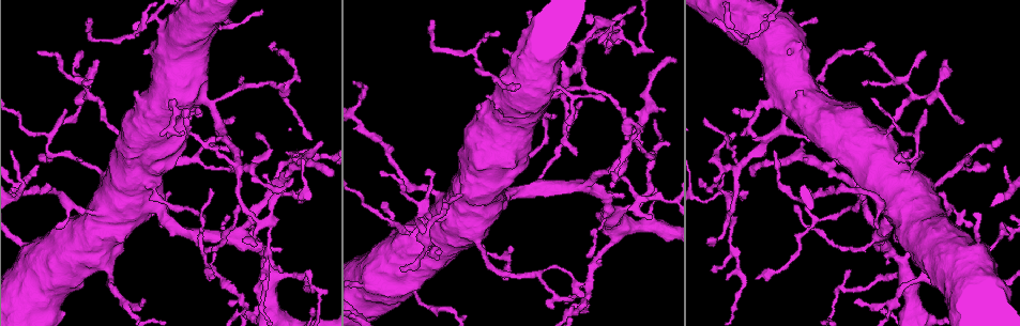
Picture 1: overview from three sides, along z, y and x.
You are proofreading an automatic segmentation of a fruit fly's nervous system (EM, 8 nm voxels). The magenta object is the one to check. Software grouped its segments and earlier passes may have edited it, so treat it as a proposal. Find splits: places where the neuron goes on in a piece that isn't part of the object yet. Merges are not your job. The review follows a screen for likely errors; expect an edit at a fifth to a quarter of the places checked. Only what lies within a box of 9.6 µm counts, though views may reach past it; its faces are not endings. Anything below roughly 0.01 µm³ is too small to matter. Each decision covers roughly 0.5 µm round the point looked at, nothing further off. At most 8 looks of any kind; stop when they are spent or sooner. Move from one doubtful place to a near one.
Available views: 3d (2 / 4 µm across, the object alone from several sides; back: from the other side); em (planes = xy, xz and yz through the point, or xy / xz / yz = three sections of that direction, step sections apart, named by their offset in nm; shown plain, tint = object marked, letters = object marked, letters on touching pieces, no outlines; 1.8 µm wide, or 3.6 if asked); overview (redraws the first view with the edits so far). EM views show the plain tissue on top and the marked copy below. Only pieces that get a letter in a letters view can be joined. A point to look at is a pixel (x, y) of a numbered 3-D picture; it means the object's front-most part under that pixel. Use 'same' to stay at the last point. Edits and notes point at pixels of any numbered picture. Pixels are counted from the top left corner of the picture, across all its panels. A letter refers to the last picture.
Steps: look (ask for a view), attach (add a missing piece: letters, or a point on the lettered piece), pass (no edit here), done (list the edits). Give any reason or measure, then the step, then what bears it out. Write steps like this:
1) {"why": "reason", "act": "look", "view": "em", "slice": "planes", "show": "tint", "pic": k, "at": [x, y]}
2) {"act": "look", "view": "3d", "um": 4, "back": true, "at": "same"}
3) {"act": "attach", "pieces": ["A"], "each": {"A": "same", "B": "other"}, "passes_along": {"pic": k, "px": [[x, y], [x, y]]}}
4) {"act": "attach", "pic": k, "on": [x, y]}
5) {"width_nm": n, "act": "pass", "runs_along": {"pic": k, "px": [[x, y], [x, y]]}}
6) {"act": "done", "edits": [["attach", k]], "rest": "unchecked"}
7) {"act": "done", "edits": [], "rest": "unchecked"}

{"act": "look", "view": "3d", "um": 4, "pic": 1, "at": [706, 238]}

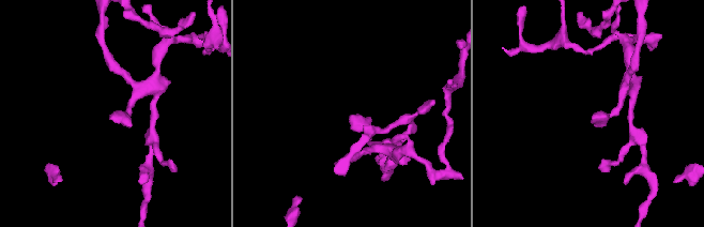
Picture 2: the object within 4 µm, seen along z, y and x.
{"why": "shape alone is not enough", "act": "look", "view": "em", "slice": "planes", "show": "letters", "pic": 2, "at": [112, 116]}

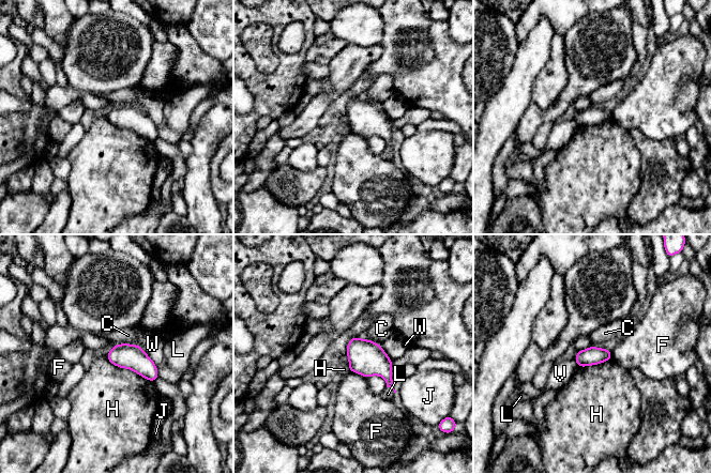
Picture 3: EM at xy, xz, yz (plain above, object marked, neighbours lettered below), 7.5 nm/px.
{"act": "pass", "each": {"C": "other", "F": "other", "H": "other", "J": "other", "L": "other", "V": "other", "W": "other"}, "found": "no lettered piece goes on from it"}

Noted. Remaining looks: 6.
{"why": "free end", "act": "look", "view": "3d", "um": 4, "pic": 1, "at": [433, 19]}

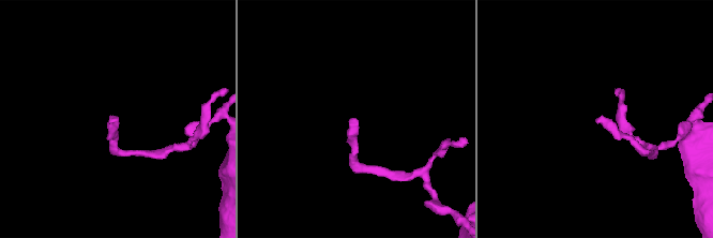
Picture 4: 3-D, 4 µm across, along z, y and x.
{"why": "now the EM", "act": "look", "view": "em", "slice": "xz", "step": 4, "show": "letters", "pic": 4, "at": [115, 120]}

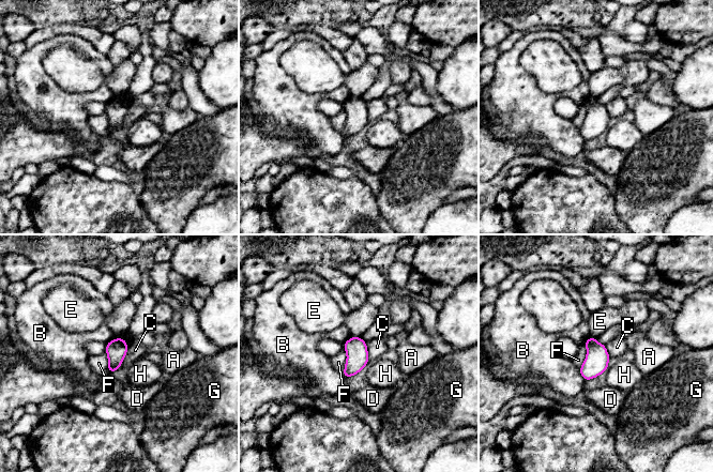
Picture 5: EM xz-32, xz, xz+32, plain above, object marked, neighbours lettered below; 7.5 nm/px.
{"why": "cut it another way", "act": "look", "view": "em", "slice": "planes", "show": "letters", "at": "same"}

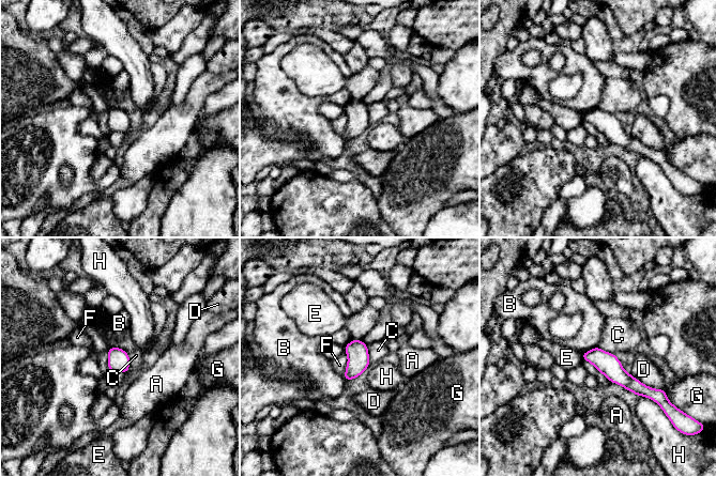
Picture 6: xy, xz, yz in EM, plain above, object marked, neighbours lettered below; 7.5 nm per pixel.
{"act": "pass", "each": {"A": "other", "B": "other", "C": "other", "D": "other", "E": "other", "F": "other", "G": "other", "H": "other"}, "border": {"pic": 6, "px": [[109, 348], [127, 354], [125, 373]]}, "found": "no lettered piece goes on from it"}

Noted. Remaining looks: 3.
{"why": "thin end", "act": "look", "view": "3d", "um": 2, "pic": 1, "at": [582, 295]}

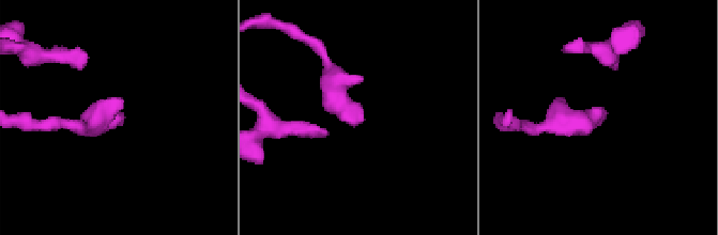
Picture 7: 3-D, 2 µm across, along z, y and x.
{"act": "look", "view": "em", "slice": "yz", "step": 8, "show": "tint", "pic": 7, "at": [353, 126]}

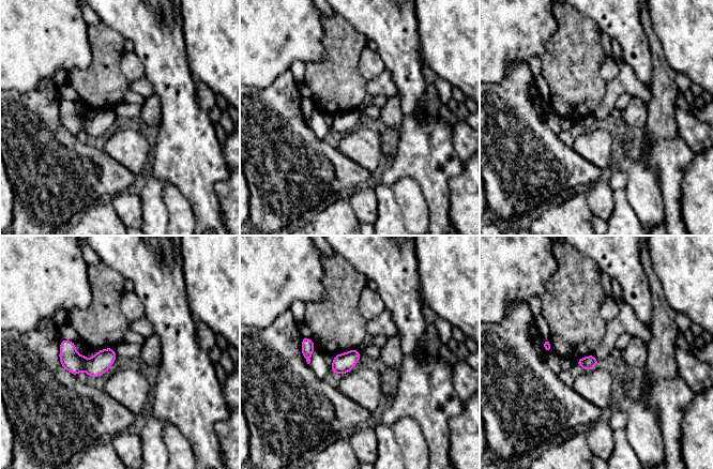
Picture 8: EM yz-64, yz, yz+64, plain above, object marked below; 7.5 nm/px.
{"act": "look", "view": "em", "slice": "planes", "show": "letters", "at": "same"}

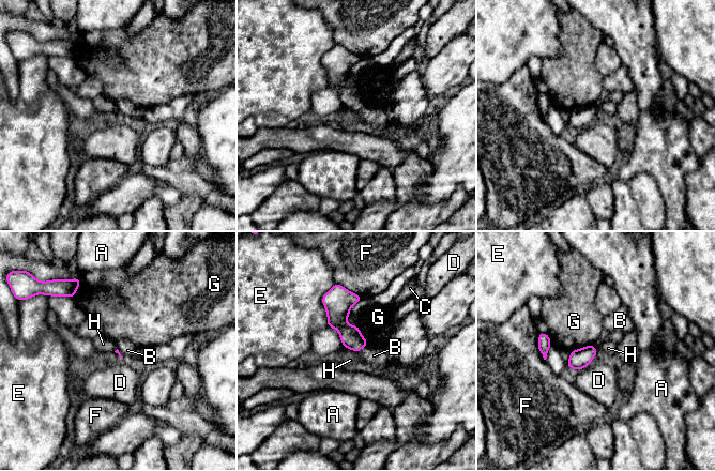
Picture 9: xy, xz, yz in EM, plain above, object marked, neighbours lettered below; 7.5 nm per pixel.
{"act": "pass", "each": {"A": "other", "B": "other", "C": "other", "D": "other", "E": "other", "F": "other", "G": "other", "H": "other"}, "border": {"pic": 9, "px": [[367, 344], [356, 352]]}, "found": "none of them fits"}

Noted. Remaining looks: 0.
{"act": "done", "edits": [], "rest": "unchecked"}

